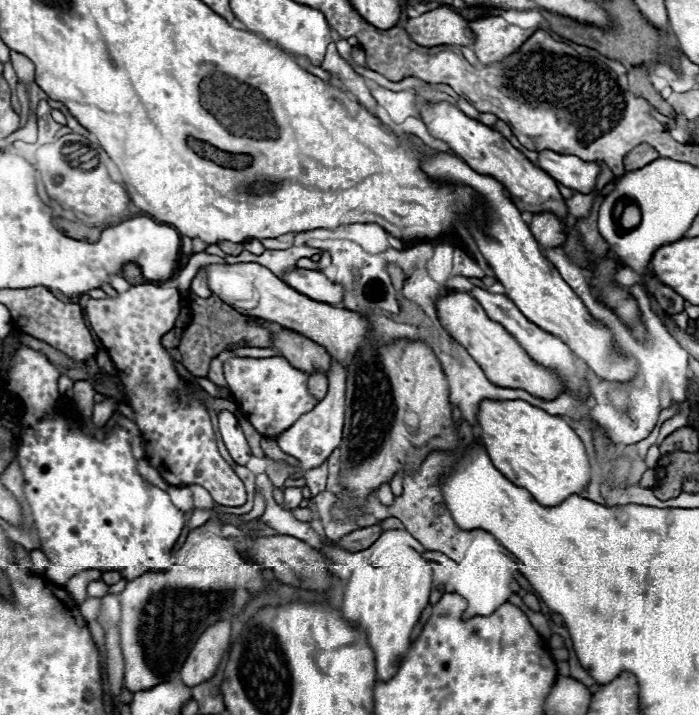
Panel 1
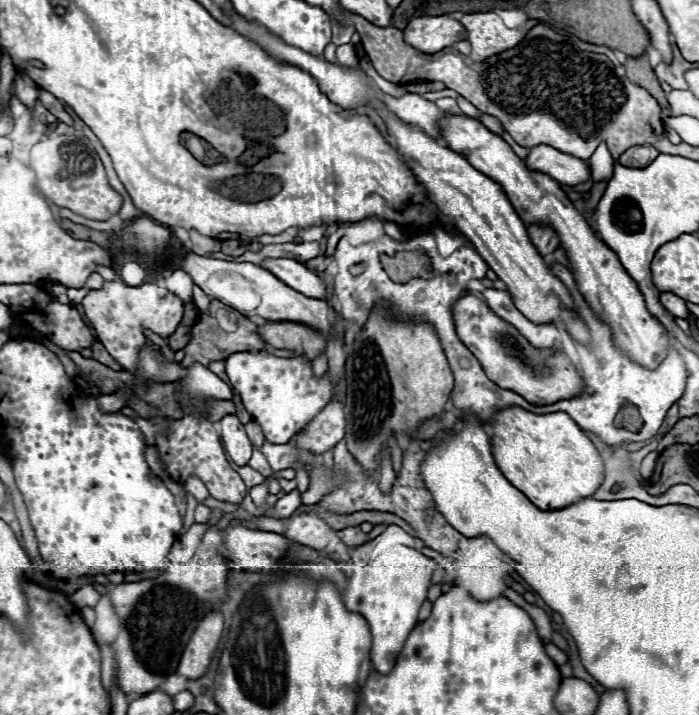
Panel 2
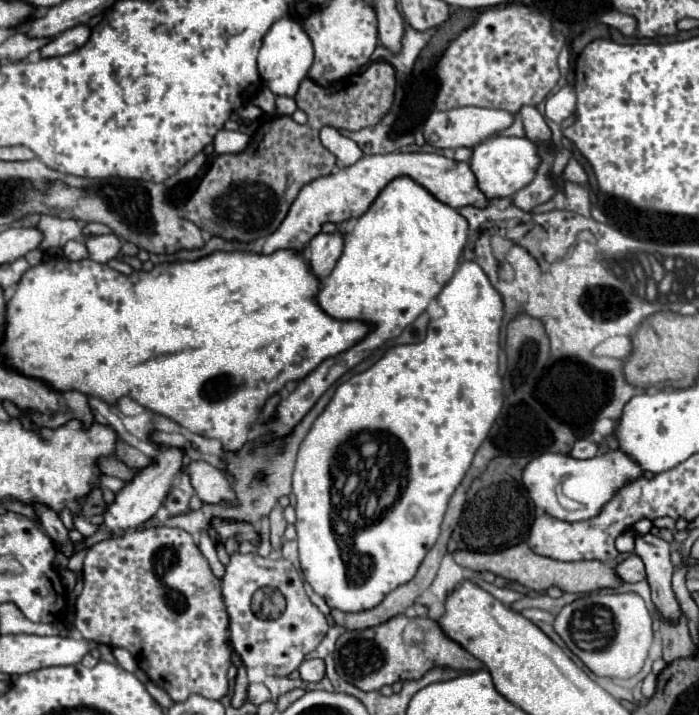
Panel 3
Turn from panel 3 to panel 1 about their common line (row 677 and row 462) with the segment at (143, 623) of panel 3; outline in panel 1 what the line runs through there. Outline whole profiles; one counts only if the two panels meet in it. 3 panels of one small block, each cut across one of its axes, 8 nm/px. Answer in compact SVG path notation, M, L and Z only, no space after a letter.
M160 284L132 286L130 292L118 294L116 298L106 298L106 300L90 298L88 306L86 306L88 322L90 322L92 330L96 332L96 336L100 338L100 342L104 344L104 348L108 350L108 354L118 370L116 376L120 378L120 382L126 390L130 408L134 412L134 422L138 424L138 428L142 432L142 444L146 450L148 464L152 468L156 468L160 472L160 476L172 486L198 484L212 494L216 504L242 506L246 502L244 484L234 474L230 464L220 456L216 430L212 426L212 420L210 420L206 408L186 390L186 384L180 378L180 374L176 372L168 350L160 344L160 338L174 328L178 312L180 312L180 292L174 288L160 286Z

